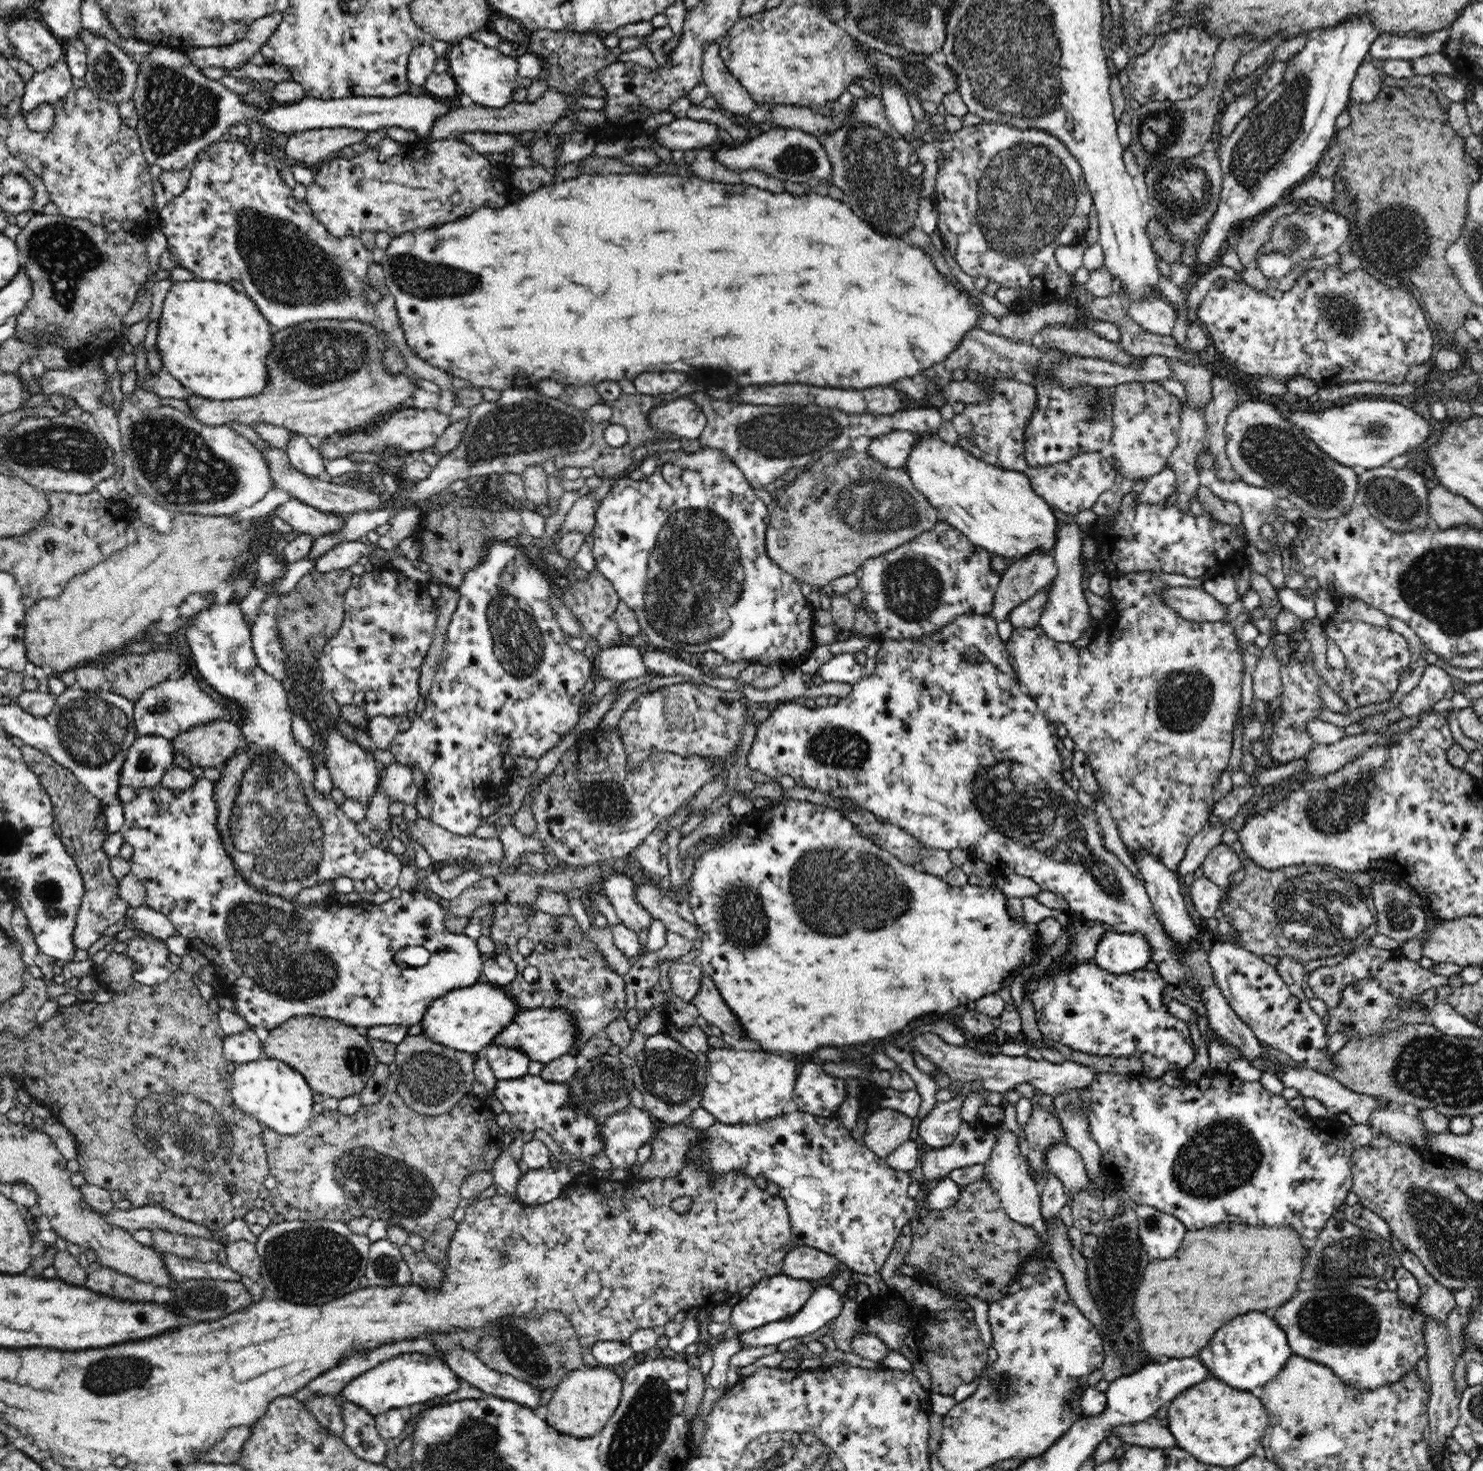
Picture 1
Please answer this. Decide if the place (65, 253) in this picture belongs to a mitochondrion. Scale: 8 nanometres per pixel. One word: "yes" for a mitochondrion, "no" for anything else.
yes

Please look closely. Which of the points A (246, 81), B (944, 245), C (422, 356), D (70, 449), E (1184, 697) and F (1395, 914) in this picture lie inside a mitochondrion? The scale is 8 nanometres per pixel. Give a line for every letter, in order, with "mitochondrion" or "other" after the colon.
A: other
B: other
C: other
D: mitochondrion
E: mitochondrion
F: mitochondrion

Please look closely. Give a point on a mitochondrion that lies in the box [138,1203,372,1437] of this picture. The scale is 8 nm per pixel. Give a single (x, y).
(312, 1263)

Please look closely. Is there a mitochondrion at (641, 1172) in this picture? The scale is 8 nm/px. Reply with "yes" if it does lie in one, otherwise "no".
no

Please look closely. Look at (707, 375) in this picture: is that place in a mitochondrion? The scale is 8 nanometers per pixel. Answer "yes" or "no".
no

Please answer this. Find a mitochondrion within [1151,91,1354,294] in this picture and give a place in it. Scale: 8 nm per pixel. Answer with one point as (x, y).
(1290, 242)

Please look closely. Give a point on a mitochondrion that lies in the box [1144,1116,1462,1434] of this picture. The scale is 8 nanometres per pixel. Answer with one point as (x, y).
(1346, 1319)

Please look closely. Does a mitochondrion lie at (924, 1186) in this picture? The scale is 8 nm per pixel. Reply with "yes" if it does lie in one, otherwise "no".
no

